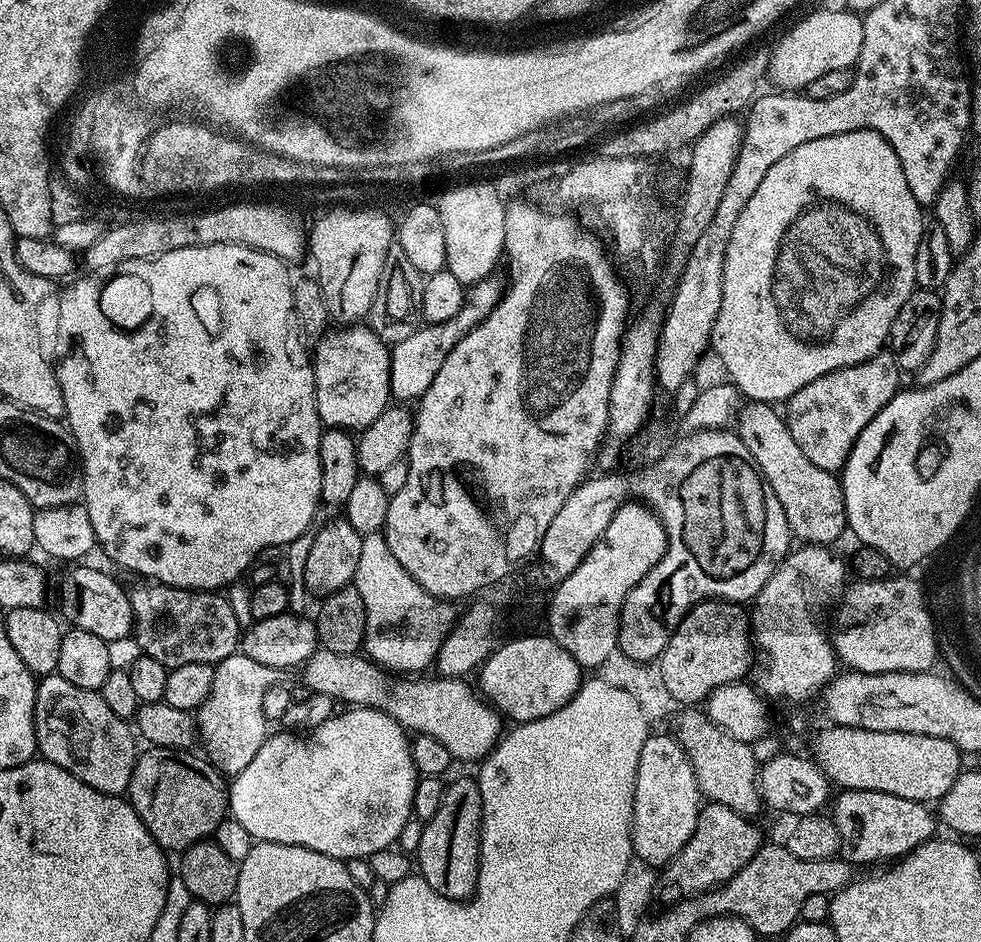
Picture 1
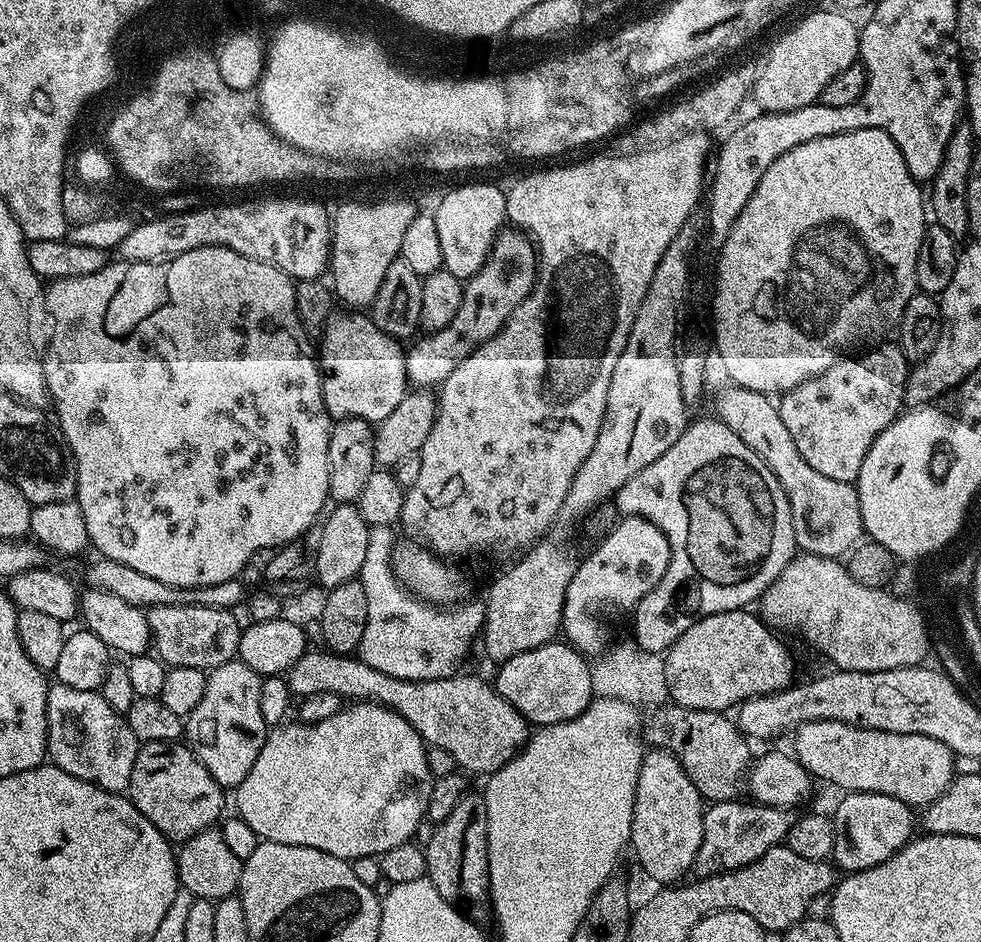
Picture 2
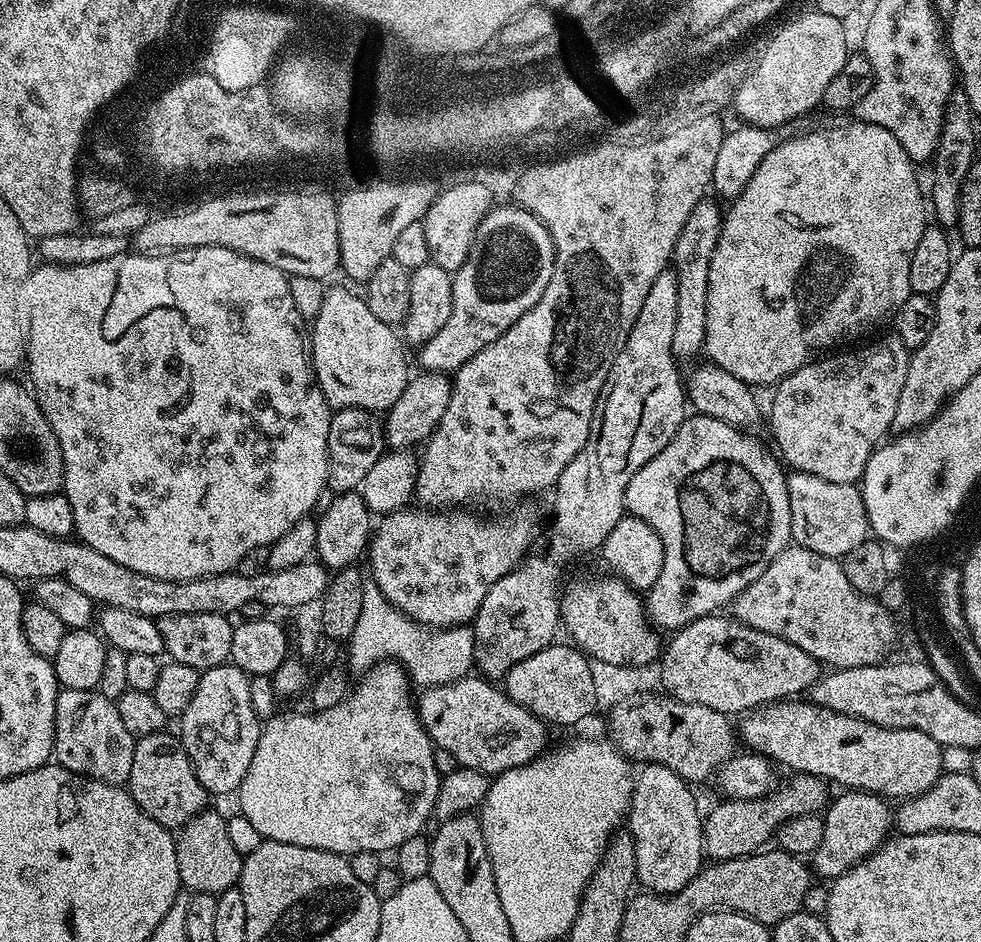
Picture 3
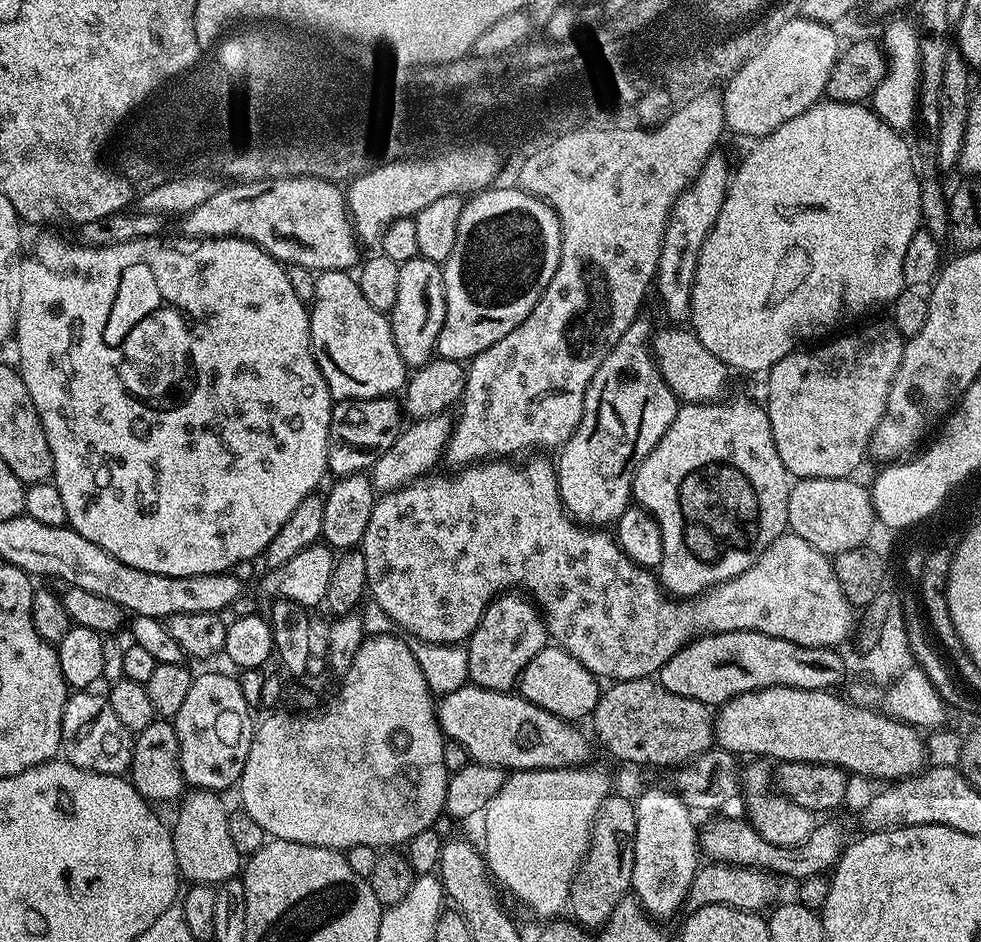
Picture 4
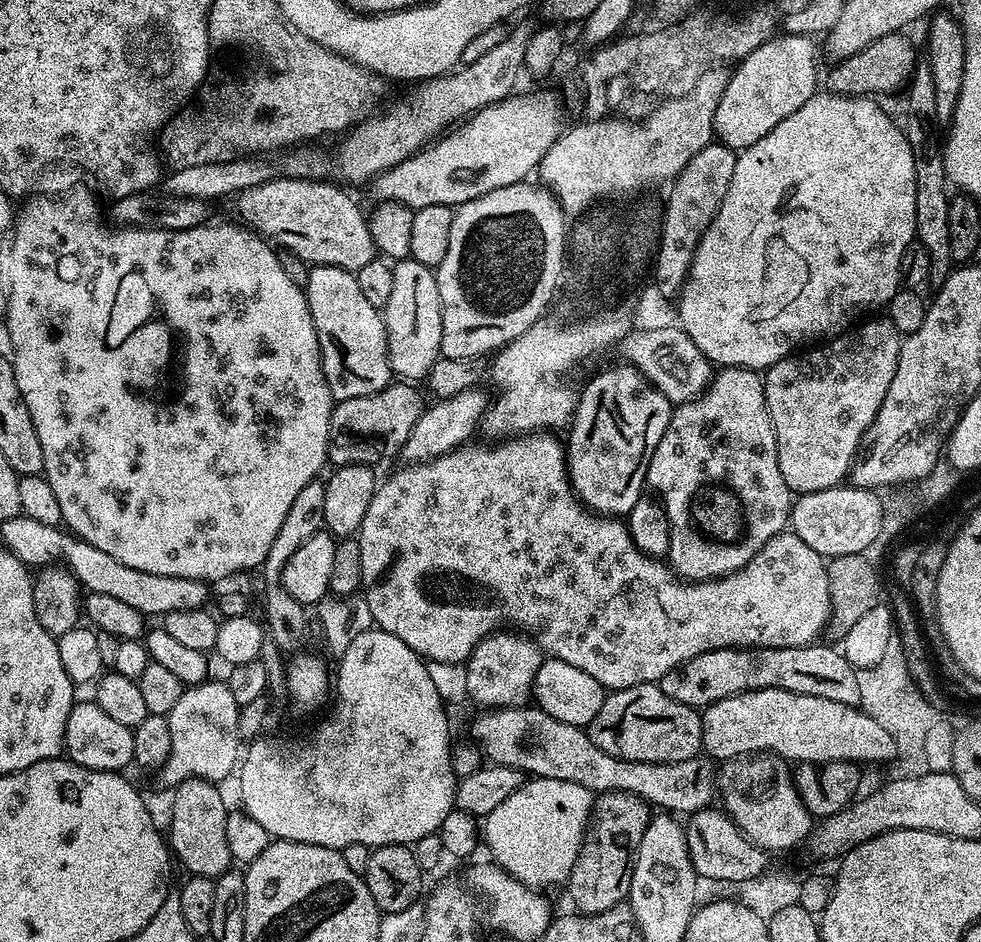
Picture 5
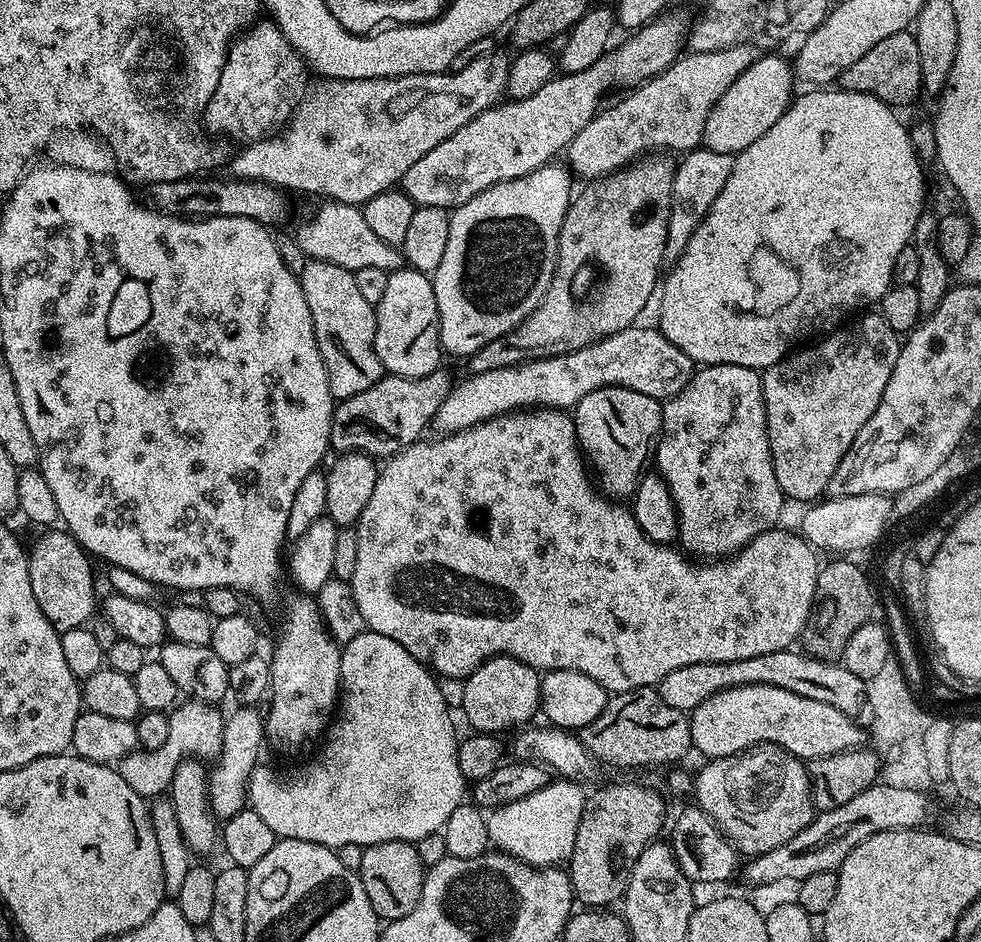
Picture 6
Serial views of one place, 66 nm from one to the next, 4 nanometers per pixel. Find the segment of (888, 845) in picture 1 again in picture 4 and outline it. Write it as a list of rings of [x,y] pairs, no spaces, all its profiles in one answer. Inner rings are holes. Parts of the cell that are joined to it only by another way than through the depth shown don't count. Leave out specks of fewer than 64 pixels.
[[[720,818],[710,828],[702,832],[702,852],[705,857],[717,863],[730,864],[733,867],[759,868],[777,878],[793,876],[796,882],[811,876],[823,876],[835,869],[836,863],[844,855],[850,837],[844,833],[844,828],[838,821],[828,818],[817,823],[814,834],[802,846],[783,848],[766,842],[755,827],[742,818]],[[732,819],[732,820],[728,820]],[[740,819],[740,820],[736,820]]]

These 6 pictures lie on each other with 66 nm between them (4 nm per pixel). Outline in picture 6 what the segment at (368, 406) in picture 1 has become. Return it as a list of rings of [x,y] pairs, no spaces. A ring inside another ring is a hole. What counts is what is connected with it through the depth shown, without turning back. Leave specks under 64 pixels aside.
[[[309,259],[299,278],[302,294],[306,294],[306,306],[310,306],[310,318],[314,322],[314,334],[318,342],[318,350],[322,354],[322,362],[326,366],[333,401],[339,402],[354,394],[362,394],[362,390],[370,390],[370,386],[374,386],[374,382],[378,382],[385,375],[384,367],[380,365],[380,359],[374,350],[375,307],[370,302],[366,302],[366,298],[362,298],[352,273],[342,266]]]

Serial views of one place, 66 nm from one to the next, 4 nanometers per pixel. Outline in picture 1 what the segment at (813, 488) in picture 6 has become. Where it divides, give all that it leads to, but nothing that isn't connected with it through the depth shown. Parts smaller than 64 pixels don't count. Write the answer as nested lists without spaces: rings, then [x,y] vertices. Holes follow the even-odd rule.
[[[881,350],[866,362],[858,362],[858,366],[827,372],[822,378],[814,378],[814,382],[802,386],[802,390],[786,402],[788,429],[794,442],[798,442],[800,453],[810,458],[814,466],[839,473],[864,427],[901,391],[900,379],[902,373],[895,356],[891,351]]]

